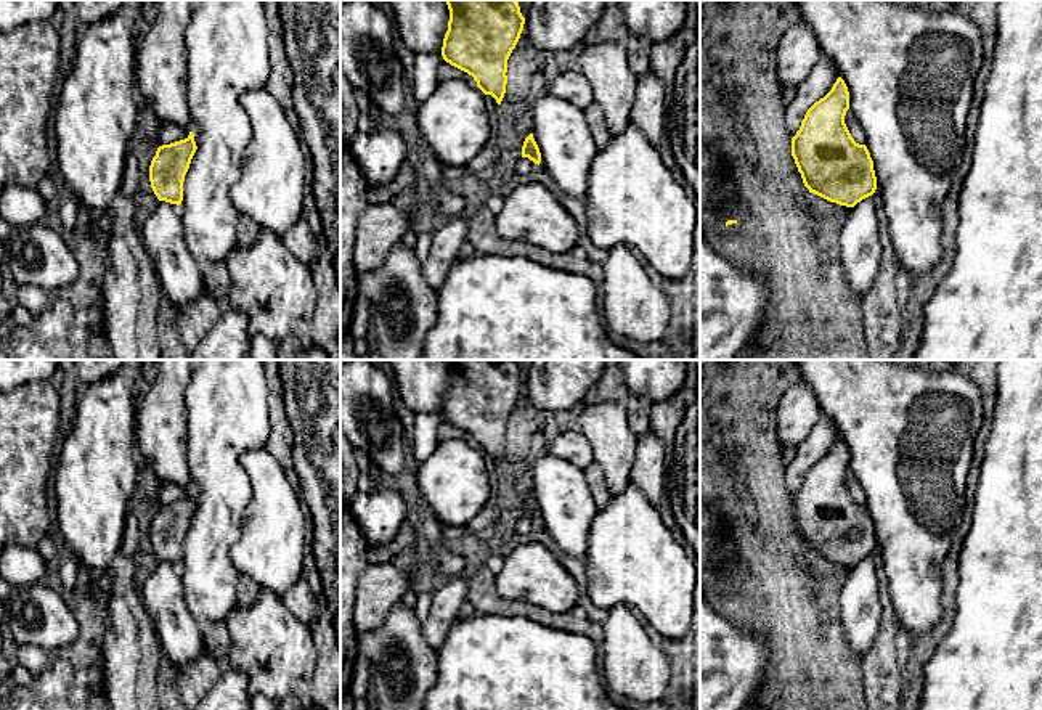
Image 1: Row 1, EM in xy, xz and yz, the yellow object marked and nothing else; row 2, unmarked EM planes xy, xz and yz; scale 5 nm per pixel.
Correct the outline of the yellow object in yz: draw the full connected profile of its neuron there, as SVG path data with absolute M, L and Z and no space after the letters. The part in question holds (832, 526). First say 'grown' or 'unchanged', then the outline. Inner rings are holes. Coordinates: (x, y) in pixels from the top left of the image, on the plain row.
unchanged; M841 437L806 472L792 498L792 516L804 546L830 562L854 567L877 549L873 520L851 496L845 475L849 451Z

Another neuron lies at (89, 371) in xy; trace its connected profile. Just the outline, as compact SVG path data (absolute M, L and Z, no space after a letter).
M75 360L80 384L103 381L122 368L124 360Z

